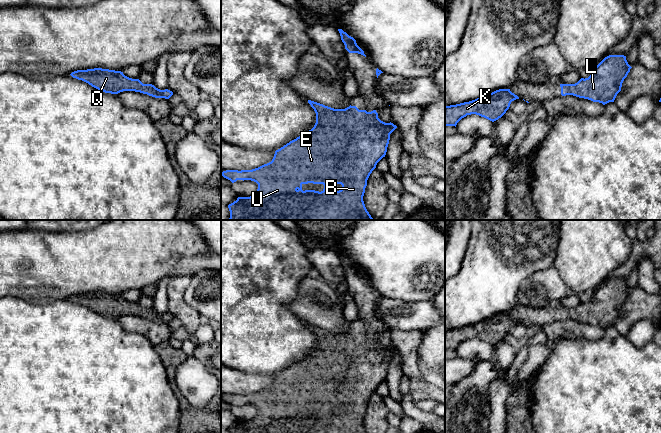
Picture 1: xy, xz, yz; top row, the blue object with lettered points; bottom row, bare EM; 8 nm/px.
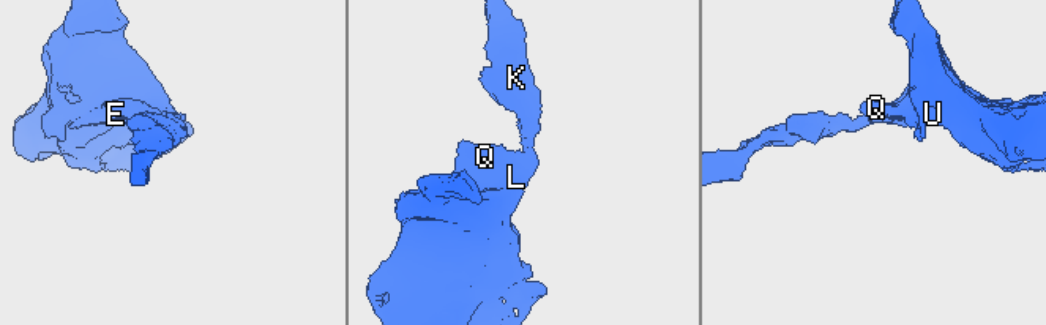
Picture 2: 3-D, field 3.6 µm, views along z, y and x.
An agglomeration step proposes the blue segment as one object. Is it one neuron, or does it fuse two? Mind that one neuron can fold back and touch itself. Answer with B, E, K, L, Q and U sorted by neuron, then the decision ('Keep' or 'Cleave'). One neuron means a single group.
Groups: B E K L Q U. Keep

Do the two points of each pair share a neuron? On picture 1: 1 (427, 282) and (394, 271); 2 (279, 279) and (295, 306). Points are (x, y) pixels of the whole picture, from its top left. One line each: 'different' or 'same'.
1: same
2: different

